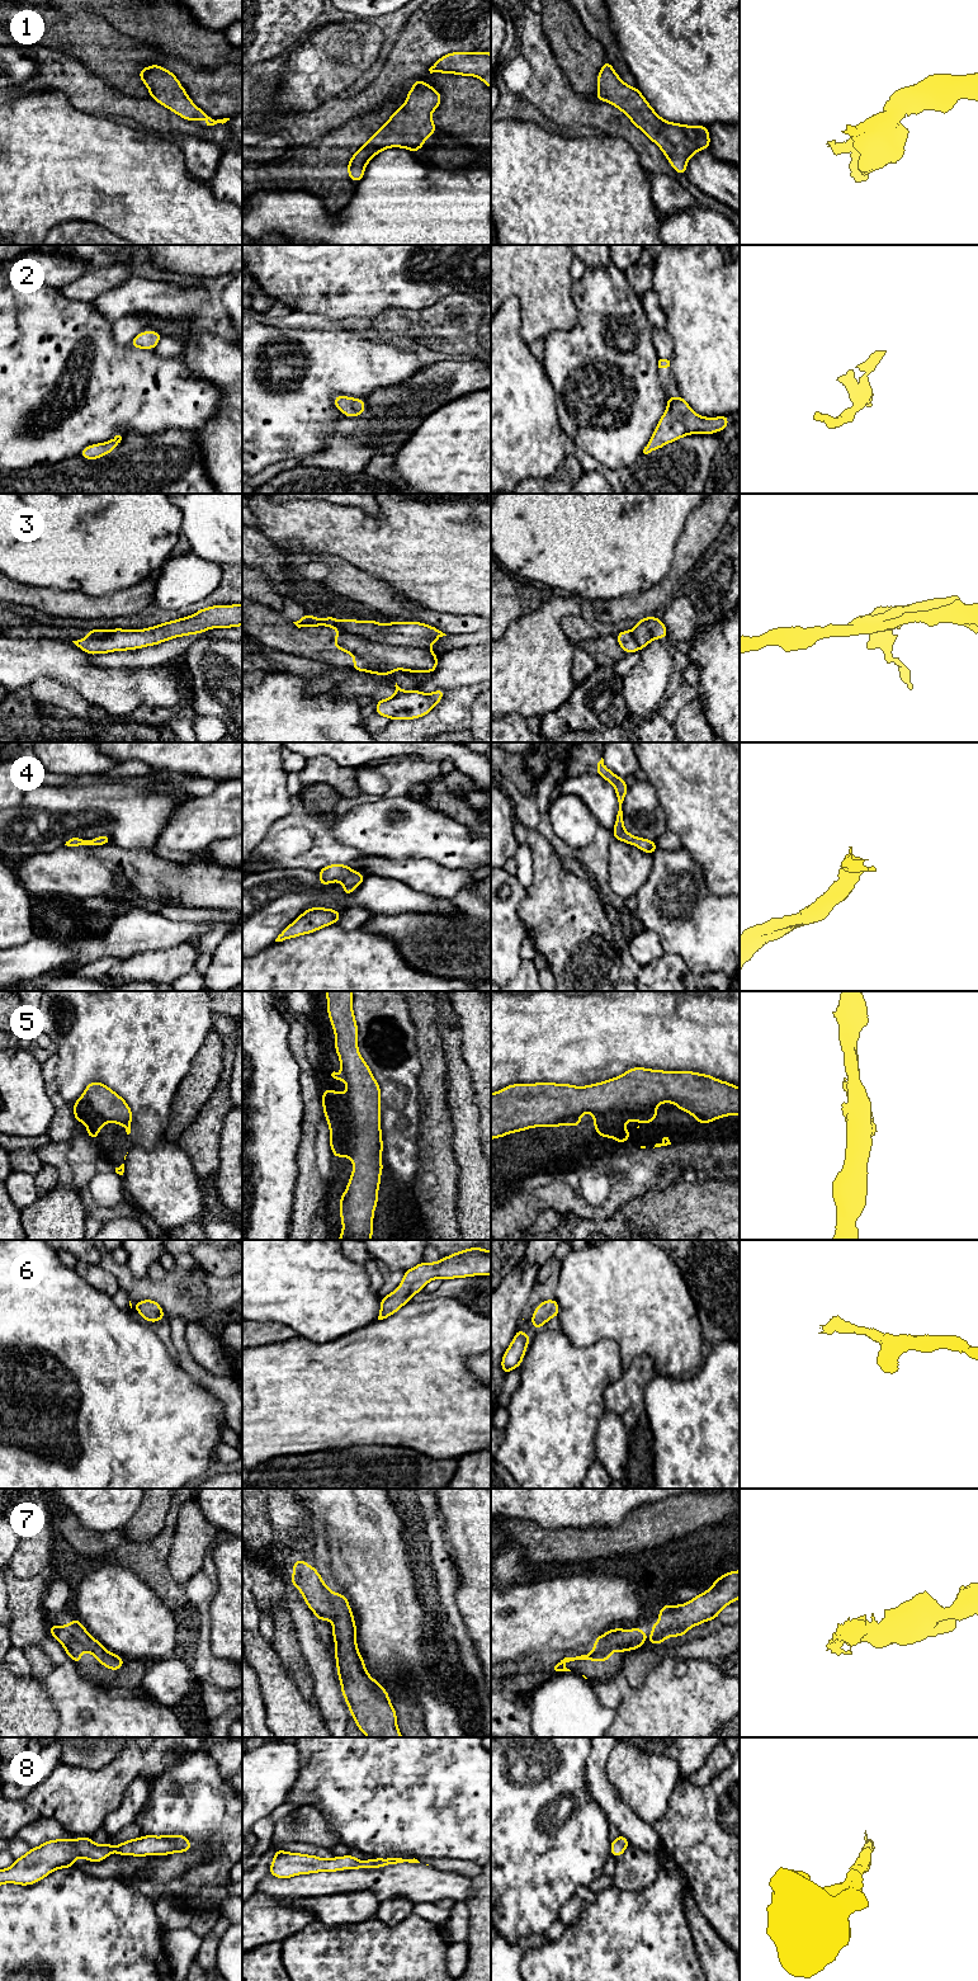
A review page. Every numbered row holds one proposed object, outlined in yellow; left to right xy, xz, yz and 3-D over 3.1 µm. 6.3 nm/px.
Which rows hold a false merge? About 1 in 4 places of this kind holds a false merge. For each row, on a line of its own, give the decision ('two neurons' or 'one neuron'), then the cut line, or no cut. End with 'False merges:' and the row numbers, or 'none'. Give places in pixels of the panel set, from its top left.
1: one neuron | no cut
2: one neuron | no cut
3: two neurons | xz (340, 631), (391, 645), (426, 647)
4: one neuron | no cut
5: two neurons | xz (344, 1093), (350, 1114), (353, 1156)
6: one neuron | no cut
7: two neurons | yz (595, 1641), (598, 1649), (619, 1647), (624, 1651)
8: one neuron | no cut
False merges: 3, 5, 7

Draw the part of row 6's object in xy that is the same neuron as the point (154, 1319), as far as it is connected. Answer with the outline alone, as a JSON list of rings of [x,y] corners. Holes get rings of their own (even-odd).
[[[153,1300],[140,1301],[134,1303],[134,1308],[146,1322],[159,1322],[161,1319],[166,1319],[162,1307]]]

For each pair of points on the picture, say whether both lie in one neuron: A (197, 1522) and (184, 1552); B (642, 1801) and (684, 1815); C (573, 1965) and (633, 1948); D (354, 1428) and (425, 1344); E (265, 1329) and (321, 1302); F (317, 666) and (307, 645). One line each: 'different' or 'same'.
A: same
B: different
C: same
D: same
E: different
F: different

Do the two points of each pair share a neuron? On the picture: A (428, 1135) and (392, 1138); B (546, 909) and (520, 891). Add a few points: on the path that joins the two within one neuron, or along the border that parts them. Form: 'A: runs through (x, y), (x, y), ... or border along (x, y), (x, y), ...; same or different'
A: border along (419, 1105), (419, 1166); different
B: border along (527, 888), (519, 905), (519, 918), (524, 924); different

